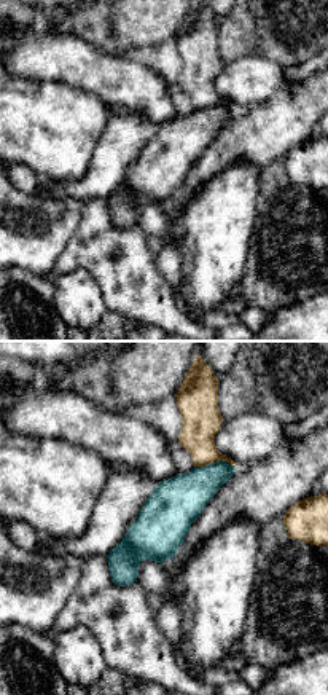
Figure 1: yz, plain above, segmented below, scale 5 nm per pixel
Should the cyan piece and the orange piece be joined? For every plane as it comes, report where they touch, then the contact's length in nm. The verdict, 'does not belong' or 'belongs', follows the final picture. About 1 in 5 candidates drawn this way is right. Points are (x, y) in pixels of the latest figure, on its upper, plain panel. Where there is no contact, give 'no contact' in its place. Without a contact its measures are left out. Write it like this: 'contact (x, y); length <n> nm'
contact (215, 106); length 220 nm

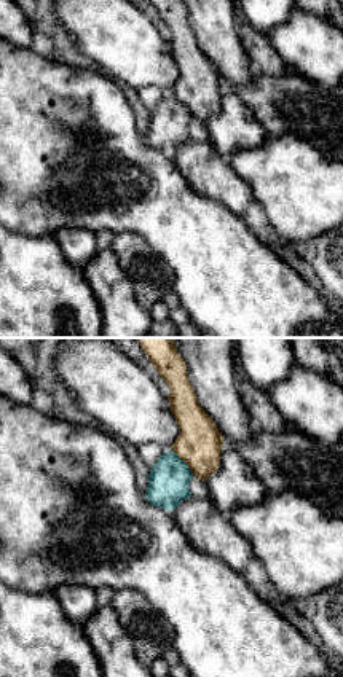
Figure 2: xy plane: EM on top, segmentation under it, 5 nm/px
contact (184, 105); length 170 nm

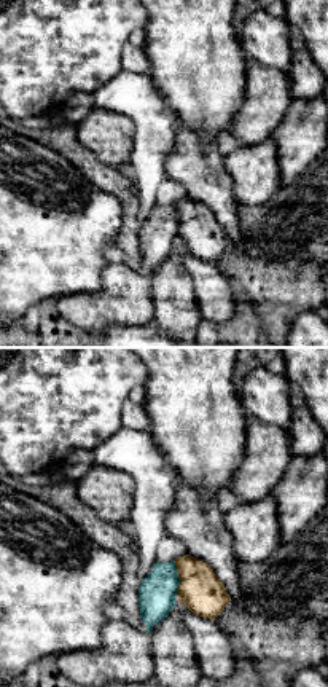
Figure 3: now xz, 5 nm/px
contact (179, 223); length 190 nm

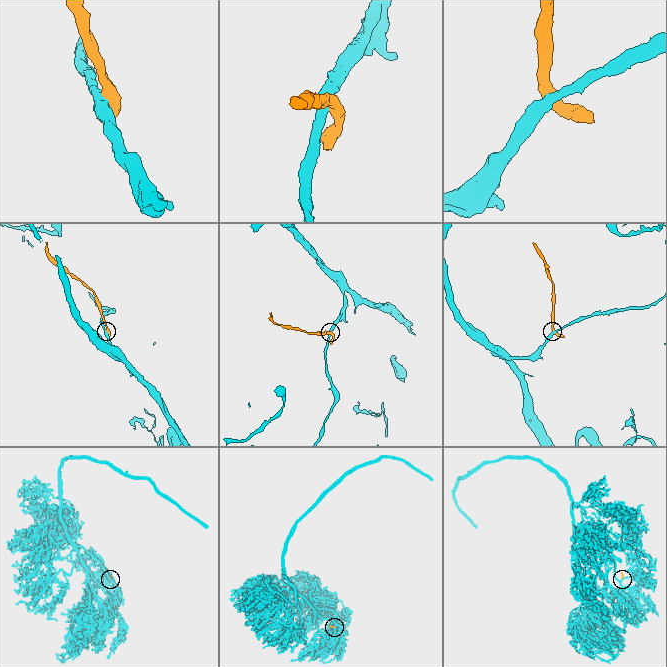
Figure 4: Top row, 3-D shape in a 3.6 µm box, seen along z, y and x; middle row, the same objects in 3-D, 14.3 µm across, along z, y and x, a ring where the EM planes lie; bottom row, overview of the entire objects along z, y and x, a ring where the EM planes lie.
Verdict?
does not belong

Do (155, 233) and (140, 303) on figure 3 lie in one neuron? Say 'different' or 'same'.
different

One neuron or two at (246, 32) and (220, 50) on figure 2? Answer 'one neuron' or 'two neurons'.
one neuron

